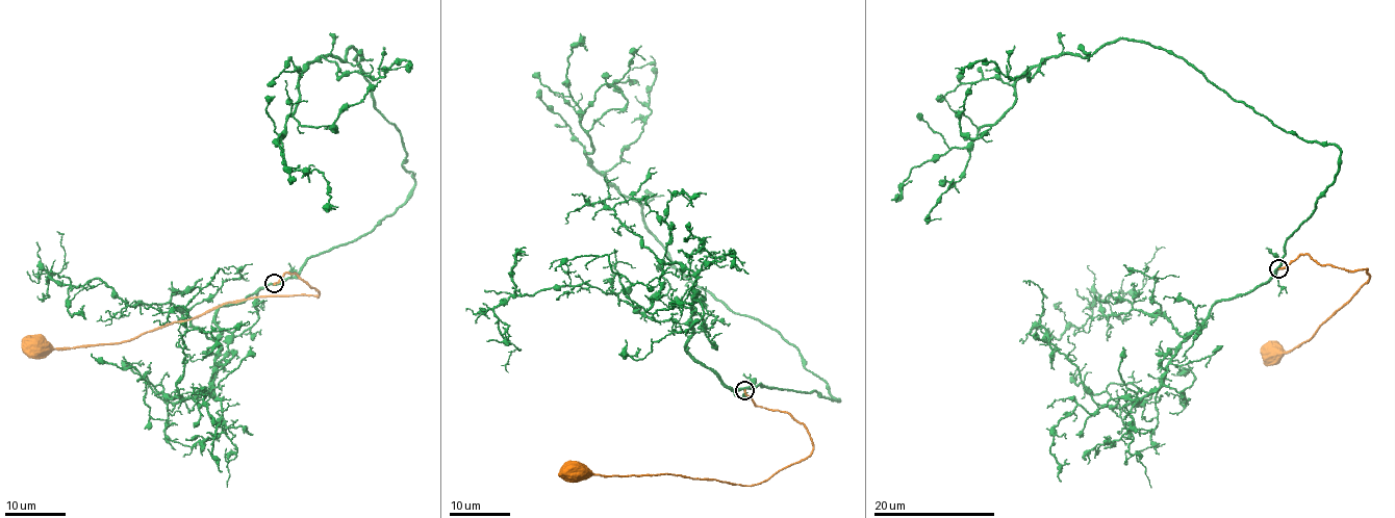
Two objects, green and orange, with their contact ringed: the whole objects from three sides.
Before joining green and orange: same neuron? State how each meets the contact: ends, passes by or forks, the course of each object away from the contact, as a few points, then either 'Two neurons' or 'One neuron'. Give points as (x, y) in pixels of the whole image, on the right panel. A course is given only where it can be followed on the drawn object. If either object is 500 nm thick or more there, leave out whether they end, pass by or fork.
At the ring green passes by. At the ring orange ends. Course of green: (1278, 268), (1340, 150), (1140, 42), (1055, 55), (1015, 82), (930, 214), (941, 218). Course of orange: (1278, 268), (1309, 254), (1319, 263), (1368, 274), (1367, 284), (1313, 336), (1292, 350), (1272, 352). One neuron

